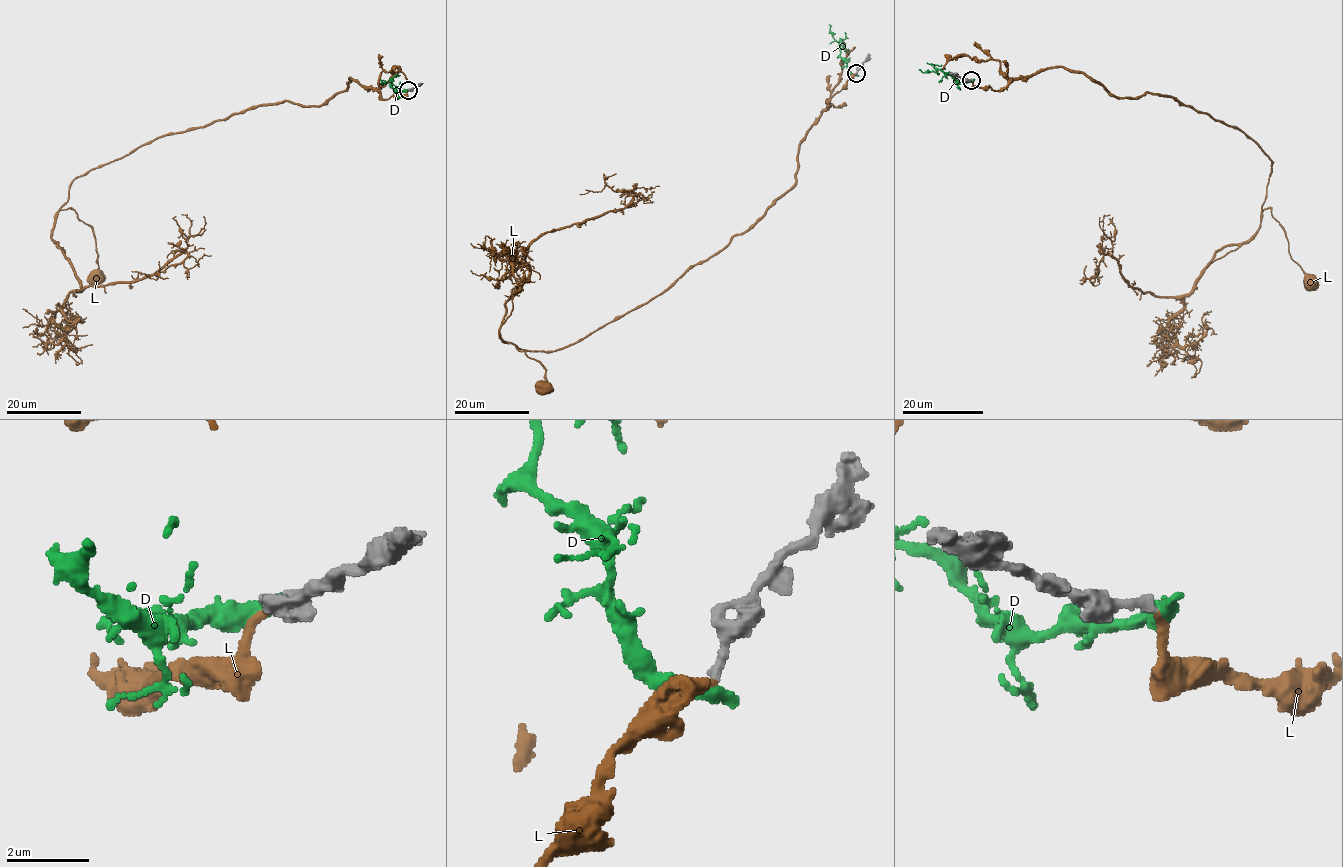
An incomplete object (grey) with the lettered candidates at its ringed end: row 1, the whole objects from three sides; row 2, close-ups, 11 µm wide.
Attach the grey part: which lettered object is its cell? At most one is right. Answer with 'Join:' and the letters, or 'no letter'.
Join: L

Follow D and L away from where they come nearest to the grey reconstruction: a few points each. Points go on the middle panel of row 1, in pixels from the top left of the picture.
D: (856, 74), (840, 56), (829, 24)
L: (857, 74), (800, 144), (796, 182), (722, 249), (577, 341), (548, 351), (509, 342), (545, 368), (544, 386)

